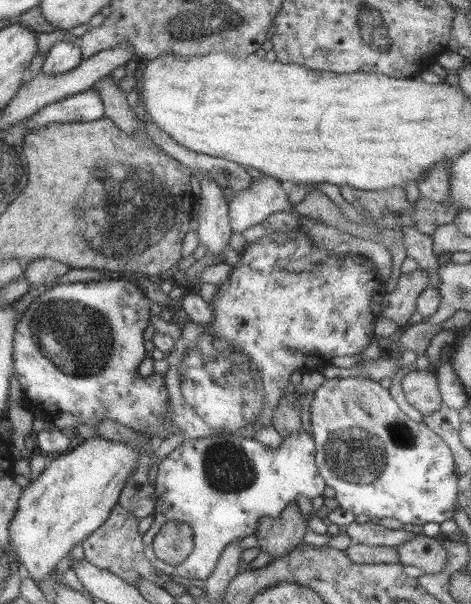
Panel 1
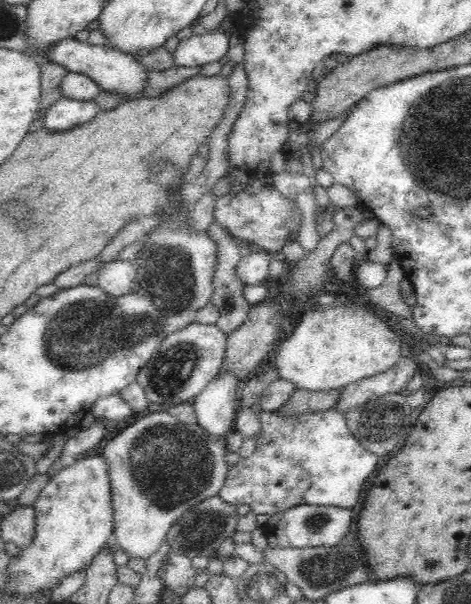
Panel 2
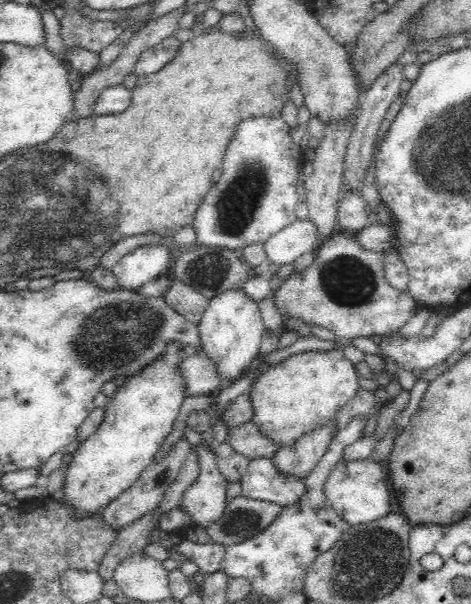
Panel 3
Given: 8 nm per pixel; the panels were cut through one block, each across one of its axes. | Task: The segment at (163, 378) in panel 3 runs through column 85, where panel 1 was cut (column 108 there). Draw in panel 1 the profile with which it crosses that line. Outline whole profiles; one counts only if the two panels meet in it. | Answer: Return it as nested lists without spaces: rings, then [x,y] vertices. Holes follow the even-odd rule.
[[[100,435],[82,438],[75,441],[69,451],[54,455],[49,466],[43,468],[34,480],[23,487],[15,515],[9,521],[9,551],[34,583],[46,580],[59,561],[68,556],[73,546],[86,540],[87,536],[105,523],[111,509],[118,504],[123,483],[133,473],[133,469],[137,469],[139,460],[141,456],[137,450],[133,450],[131,444],[113,443]]]

